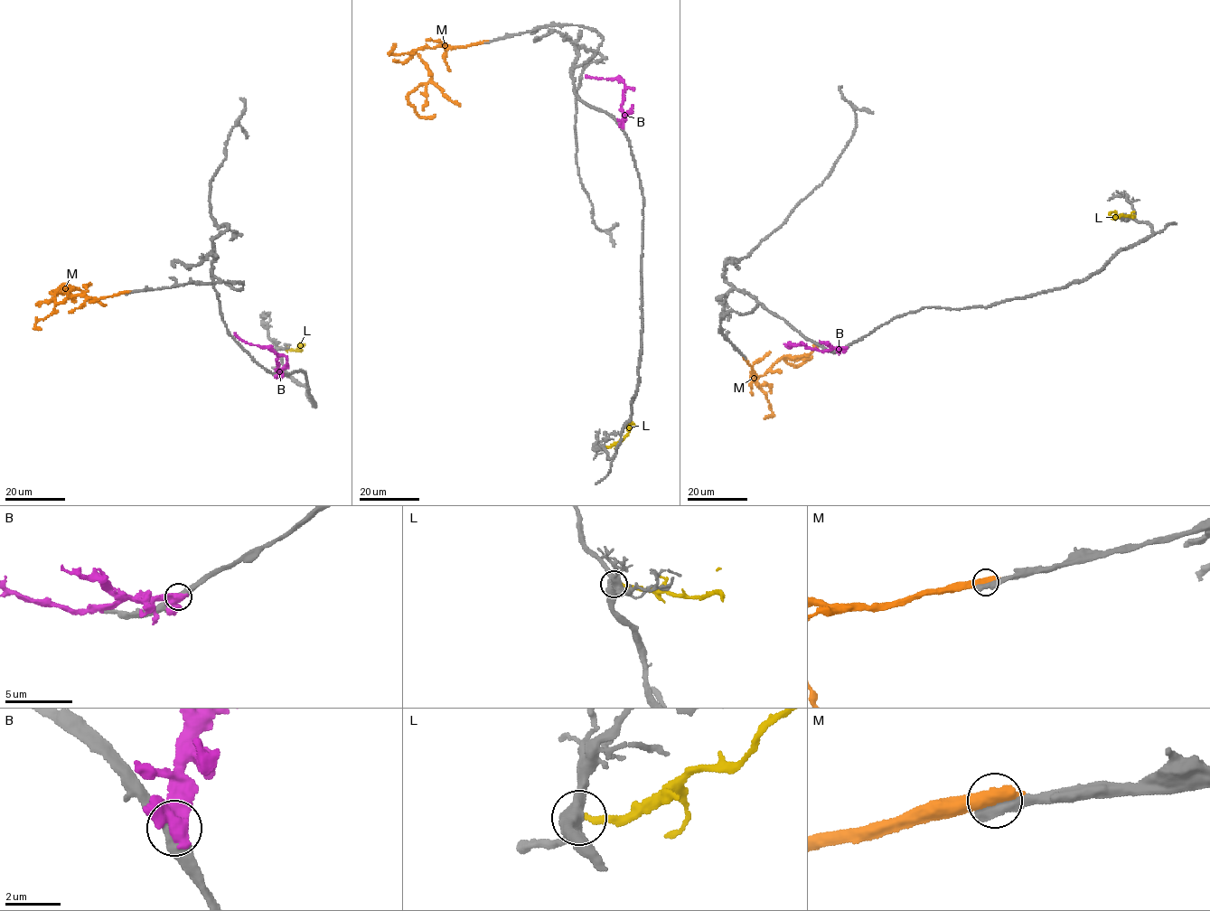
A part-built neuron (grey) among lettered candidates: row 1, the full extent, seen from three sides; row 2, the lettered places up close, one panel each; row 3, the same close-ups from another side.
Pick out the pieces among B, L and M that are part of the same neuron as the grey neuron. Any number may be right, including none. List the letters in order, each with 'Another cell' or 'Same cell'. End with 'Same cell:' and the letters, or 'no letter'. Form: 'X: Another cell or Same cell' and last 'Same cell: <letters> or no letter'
B: Another cell
L: Another cell
M: Another cell
Same cell: no letter

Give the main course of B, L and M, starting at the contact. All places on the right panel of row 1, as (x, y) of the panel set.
B: (844, 348), (819, 351), (797, 344), (791, 344), (790, 348), (783, 343)
L: (1134, 217), (1122, 215), (1111, 218), (1109, 214), (1113, 211)
M: (744, 357), (759, 387), (757, 380), (773, 364), (783, 358), (797, 367), (803, 363), (816, 344), (813, 345)

